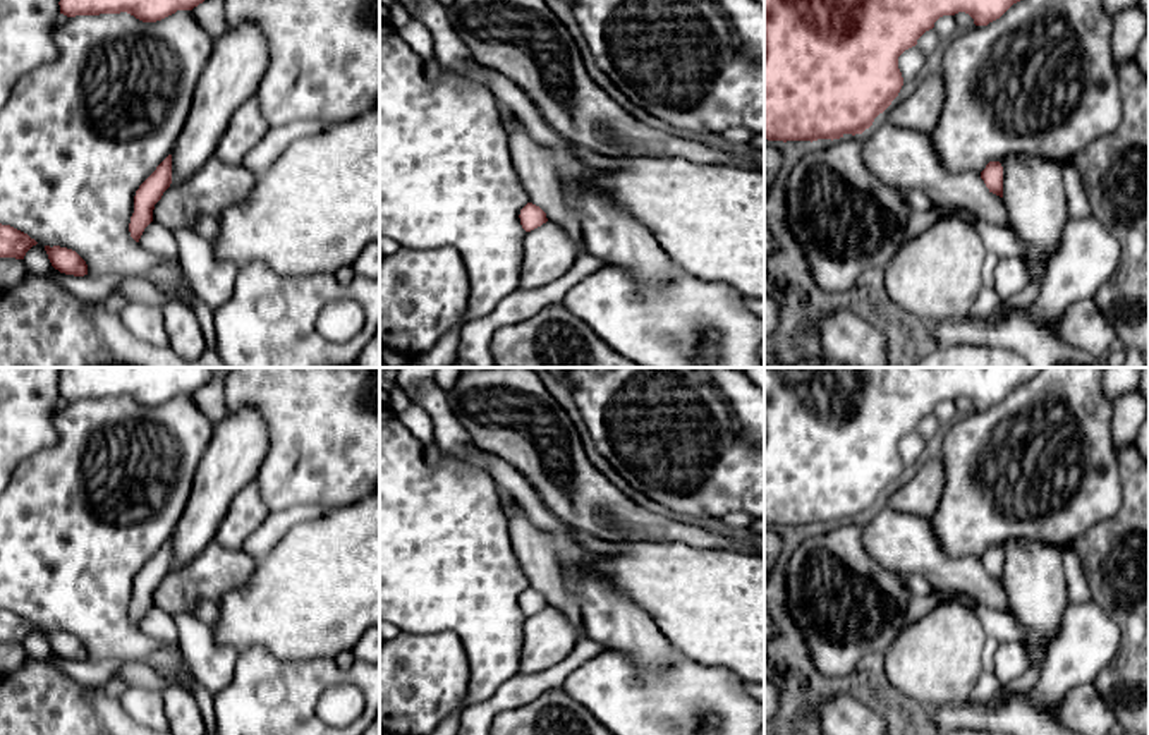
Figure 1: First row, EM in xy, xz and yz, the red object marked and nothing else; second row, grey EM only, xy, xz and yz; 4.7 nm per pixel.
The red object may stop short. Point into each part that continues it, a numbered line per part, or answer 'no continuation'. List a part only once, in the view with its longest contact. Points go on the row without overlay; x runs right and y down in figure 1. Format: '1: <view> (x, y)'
no continuation

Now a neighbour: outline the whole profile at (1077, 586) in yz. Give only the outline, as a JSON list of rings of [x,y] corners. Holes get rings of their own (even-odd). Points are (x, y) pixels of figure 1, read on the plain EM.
[[[1065,550],[1061,551],[1061,562],[1068,599],[1072,603],[1091,601],[1092,599],[1091,586],[1080,558],[1075,555],[1075,551]]]

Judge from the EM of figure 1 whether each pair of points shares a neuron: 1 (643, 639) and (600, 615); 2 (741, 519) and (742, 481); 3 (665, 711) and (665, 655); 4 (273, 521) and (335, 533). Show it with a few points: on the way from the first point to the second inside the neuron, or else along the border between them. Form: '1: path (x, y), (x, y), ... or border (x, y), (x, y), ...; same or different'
1: path (632, 632), (610, 619); same
2: border (746, 510), (730, 510), (722, 517); different
3: border (627, 655), (643, 668), (665, 668), (680, 656); different
4: border (334, 509), (323, 516), (297, 522), (268, 553); different

